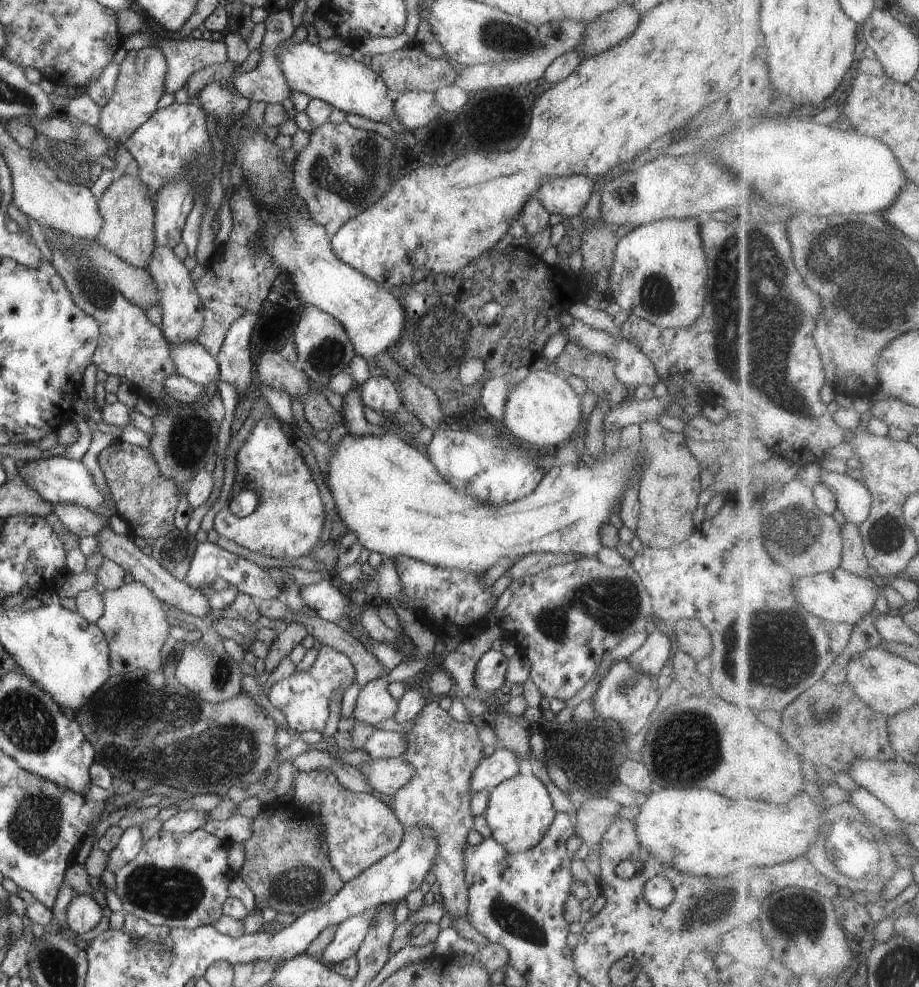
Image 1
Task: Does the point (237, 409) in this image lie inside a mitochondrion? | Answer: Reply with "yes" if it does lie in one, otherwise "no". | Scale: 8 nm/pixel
no

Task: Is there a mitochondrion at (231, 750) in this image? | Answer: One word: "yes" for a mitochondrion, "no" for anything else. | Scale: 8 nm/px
yes

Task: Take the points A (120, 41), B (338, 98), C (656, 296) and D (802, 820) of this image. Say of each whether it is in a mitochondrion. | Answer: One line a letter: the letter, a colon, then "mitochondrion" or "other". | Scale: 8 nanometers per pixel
A: other
B: other
C: mitochondrion
D: other

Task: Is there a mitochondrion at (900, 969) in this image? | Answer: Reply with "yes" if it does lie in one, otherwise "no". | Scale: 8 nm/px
yes

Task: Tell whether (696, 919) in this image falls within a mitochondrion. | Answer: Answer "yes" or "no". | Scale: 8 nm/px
yes

